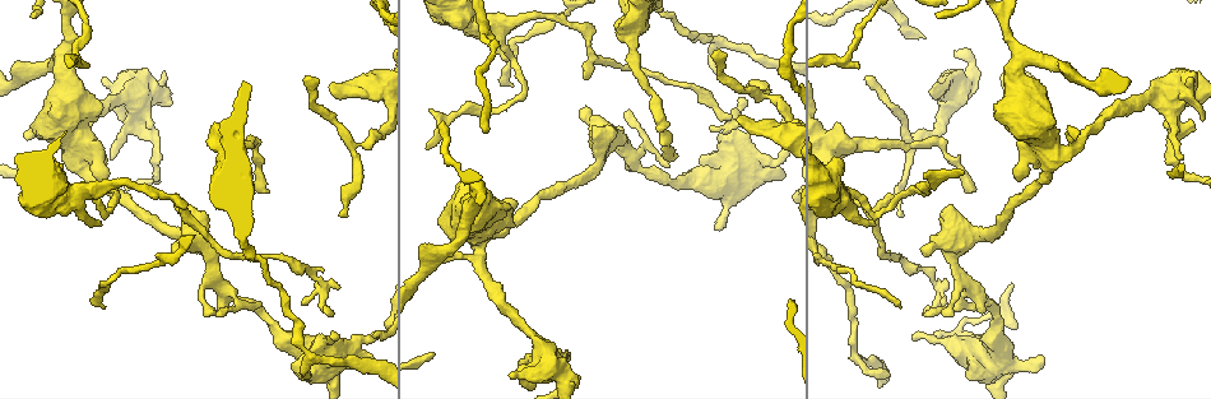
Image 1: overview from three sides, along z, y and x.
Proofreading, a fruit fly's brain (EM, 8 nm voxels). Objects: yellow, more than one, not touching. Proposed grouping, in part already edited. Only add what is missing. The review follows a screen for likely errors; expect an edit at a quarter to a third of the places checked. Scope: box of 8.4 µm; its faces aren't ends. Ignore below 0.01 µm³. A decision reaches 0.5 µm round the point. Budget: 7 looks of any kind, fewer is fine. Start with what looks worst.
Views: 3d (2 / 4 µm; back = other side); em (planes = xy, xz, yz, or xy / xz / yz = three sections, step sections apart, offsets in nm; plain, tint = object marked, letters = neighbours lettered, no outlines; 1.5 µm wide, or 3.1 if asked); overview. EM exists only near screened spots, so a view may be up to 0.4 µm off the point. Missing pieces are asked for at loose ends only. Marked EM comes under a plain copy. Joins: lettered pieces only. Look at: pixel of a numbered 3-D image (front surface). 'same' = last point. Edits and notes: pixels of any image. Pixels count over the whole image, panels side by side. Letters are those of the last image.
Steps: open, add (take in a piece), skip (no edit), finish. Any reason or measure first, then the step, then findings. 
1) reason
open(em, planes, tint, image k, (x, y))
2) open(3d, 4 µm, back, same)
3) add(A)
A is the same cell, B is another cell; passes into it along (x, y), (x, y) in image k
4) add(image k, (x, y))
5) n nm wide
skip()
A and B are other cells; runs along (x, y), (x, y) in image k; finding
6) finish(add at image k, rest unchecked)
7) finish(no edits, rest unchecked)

open(em, planes, letters, image 1, (709, 129))

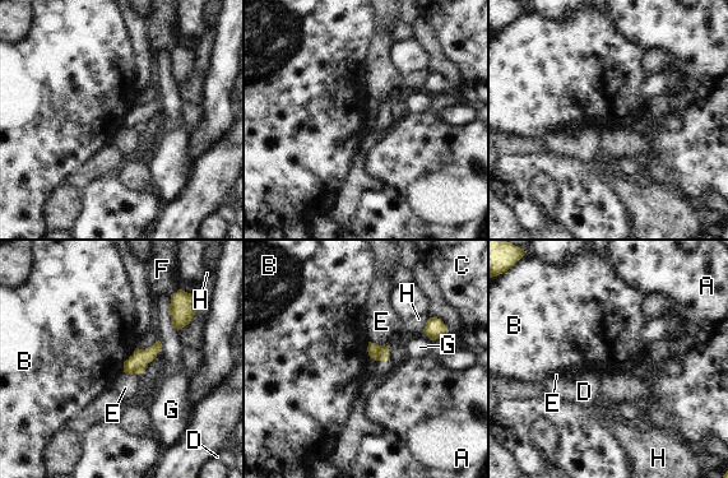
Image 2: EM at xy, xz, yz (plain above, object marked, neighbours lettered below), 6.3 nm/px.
skip()
A, B, C, D, E, F, G and H are other cells; no lettered piece goes on from it

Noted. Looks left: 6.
branch stops here
open(em, planes, letters, image 1, (1077, 136))

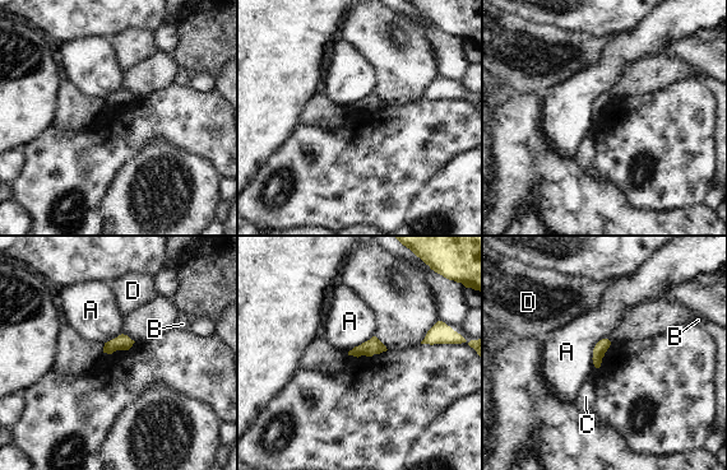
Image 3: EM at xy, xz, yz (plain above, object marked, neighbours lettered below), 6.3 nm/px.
A touches over 200 nm
skip()
A, B, C and D are other cells; border along (607, 338), (593, 349), (594, 367) in image 3; none of them fits

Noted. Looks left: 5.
an open end
open(3d, 4 µm, image 1, (113, 157))

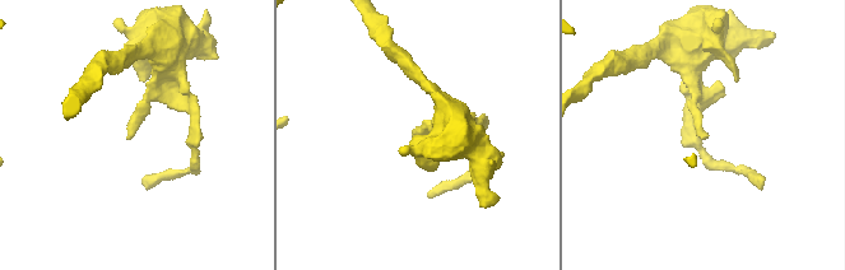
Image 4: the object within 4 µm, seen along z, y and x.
need the tissue
open(em, yz, step 8, letters, image 4, (129, 135))

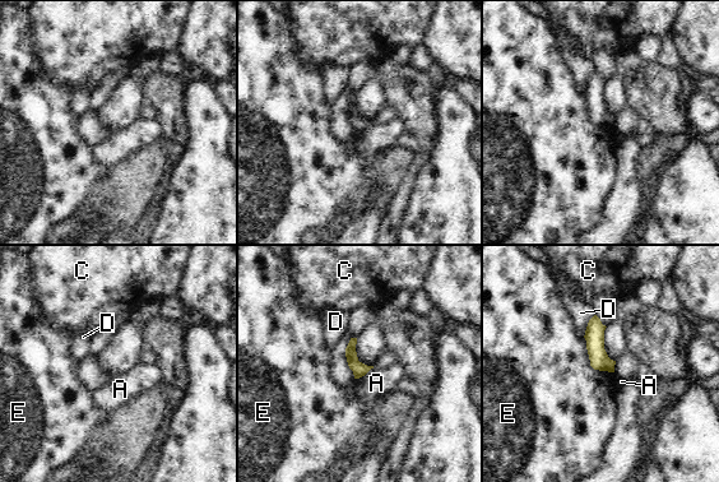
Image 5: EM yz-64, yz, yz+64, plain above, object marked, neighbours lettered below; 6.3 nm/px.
skip()
A, C, D and E are other cells; border along (372, 367), (355, 379) in image 5; none of them fits

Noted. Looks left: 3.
finish(no edits, rest unchecked)

